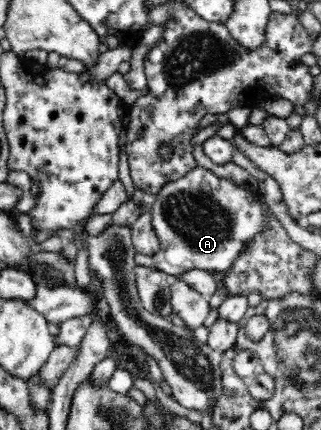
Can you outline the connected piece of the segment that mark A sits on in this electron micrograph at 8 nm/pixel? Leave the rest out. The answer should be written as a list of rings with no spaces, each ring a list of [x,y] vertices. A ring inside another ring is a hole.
[[[201,166],[193,168],[177,181],[169,182],[156,195],[151,206],[153,212],[152,224],[159,238],[160,248],[153,256],[139,257],[137,265],[151,267],[170,275],[181,275],[193,269],[210,273],[229,270],[237,256],[247,250],[247,244],[256,235],[268,230],[268,206],[262,202],[259,187],[240,186],[229,178],[219,178],[211,170]]]

